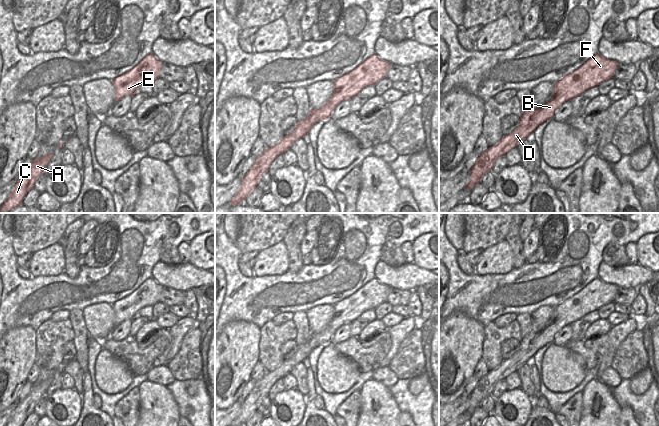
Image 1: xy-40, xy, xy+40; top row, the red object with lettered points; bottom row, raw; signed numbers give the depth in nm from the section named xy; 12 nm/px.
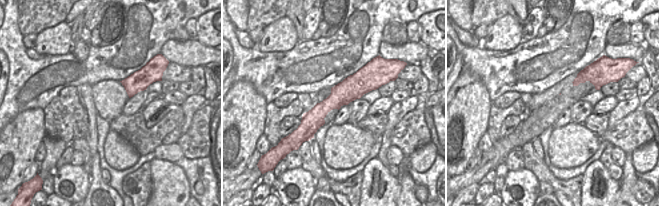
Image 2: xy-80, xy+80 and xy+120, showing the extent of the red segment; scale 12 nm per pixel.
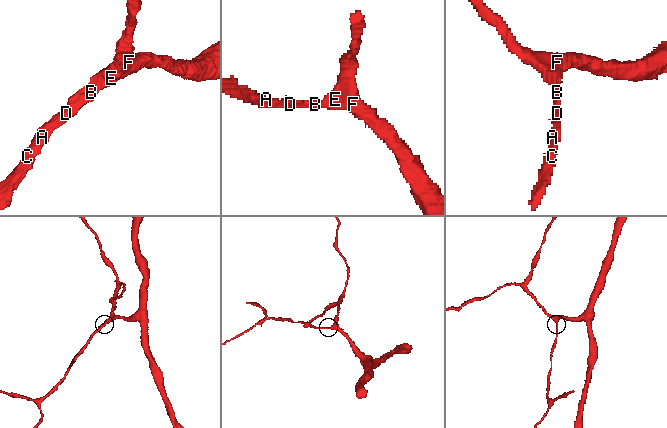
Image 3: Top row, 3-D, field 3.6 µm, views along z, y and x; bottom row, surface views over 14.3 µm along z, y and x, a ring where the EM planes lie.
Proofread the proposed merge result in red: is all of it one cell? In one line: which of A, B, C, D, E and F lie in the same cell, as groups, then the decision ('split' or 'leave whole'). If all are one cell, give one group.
groups A B C D E F; leave whole

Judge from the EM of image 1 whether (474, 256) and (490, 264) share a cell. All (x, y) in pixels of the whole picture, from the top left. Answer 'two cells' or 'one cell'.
two cells

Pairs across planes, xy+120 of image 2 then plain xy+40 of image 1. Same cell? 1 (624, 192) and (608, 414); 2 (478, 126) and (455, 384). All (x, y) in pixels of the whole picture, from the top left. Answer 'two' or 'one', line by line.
1: two
2: one

